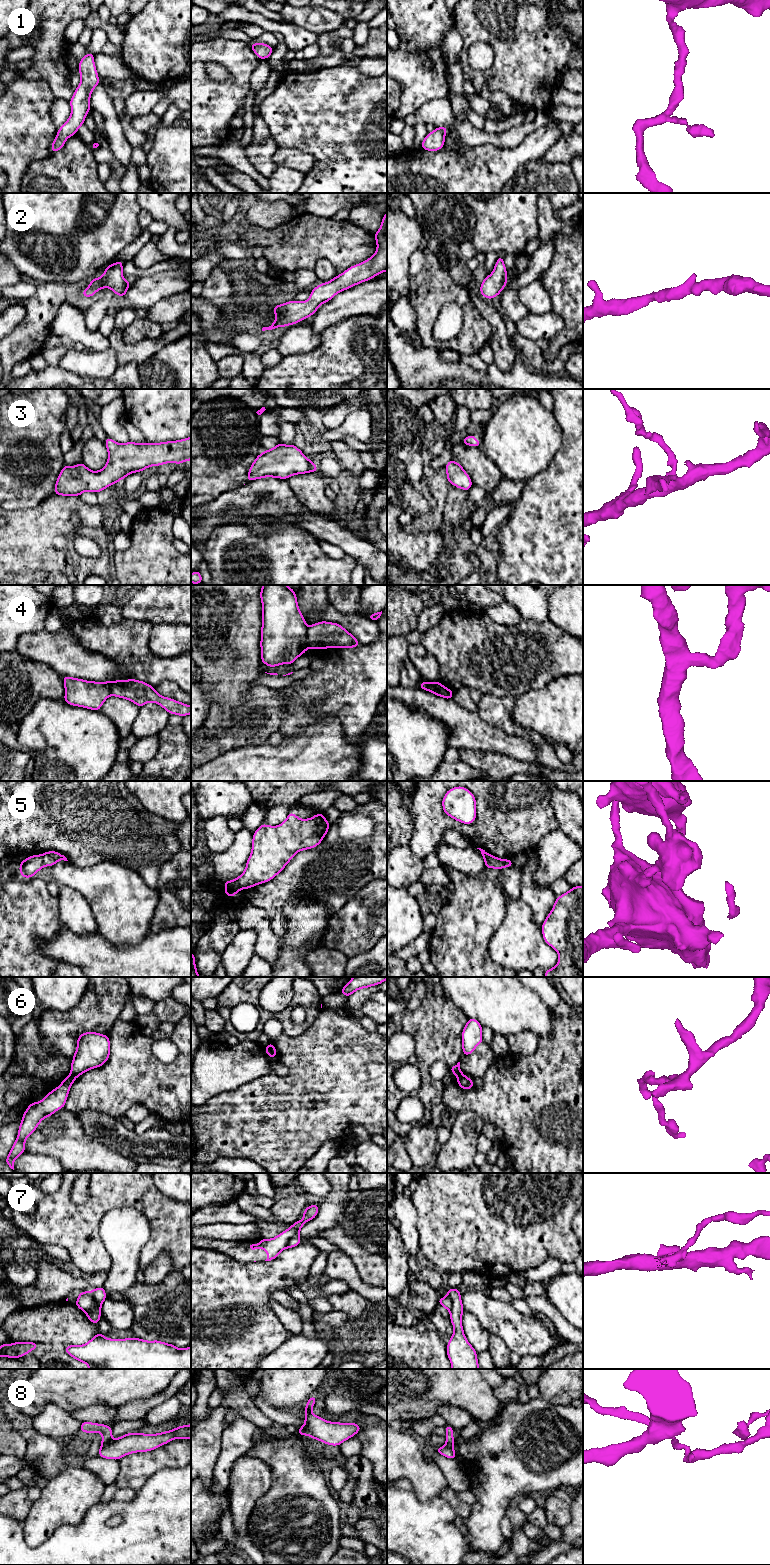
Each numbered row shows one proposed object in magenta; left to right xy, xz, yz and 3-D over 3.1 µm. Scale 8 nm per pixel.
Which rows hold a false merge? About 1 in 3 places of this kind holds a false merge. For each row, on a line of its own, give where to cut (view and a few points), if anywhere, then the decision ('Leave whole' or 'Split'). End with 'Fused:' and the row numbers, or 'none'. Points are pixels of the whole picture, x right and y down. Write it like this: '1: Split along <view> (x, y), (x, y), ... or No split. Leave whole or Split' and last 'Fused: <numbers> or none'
1: No split. Leave whole
2: No split. Leave whole
3: No split. Leave whole
4: Split along xz (306, 627), (306, 642), (308, 646). Split
5: Split along xy (40, 855), (44, 865). Split
6: Split along yz (462, 1074), (457, 1076). Split
7: Split along xy (92, 1292), (94, 1305), (84, 1311). Split
8: Split along xy (111, 1440), (102, 1444). Split
Fused: 4, 5, 6, 7, 8

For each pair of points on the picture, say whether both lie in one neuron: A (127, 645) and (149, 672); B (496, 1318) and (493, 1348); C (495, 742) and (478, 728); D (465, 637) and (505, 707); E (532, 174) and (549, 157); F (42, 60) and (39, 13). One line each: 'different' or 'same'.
A: same
B: different
C: same
D: different
E: different
F: same

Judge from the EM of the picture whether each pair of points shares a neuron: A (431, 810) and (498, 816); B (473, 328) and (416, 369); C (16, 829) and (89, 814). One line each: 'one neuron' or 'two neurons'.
A: one neuron
B: two neurons
C: one neuron

